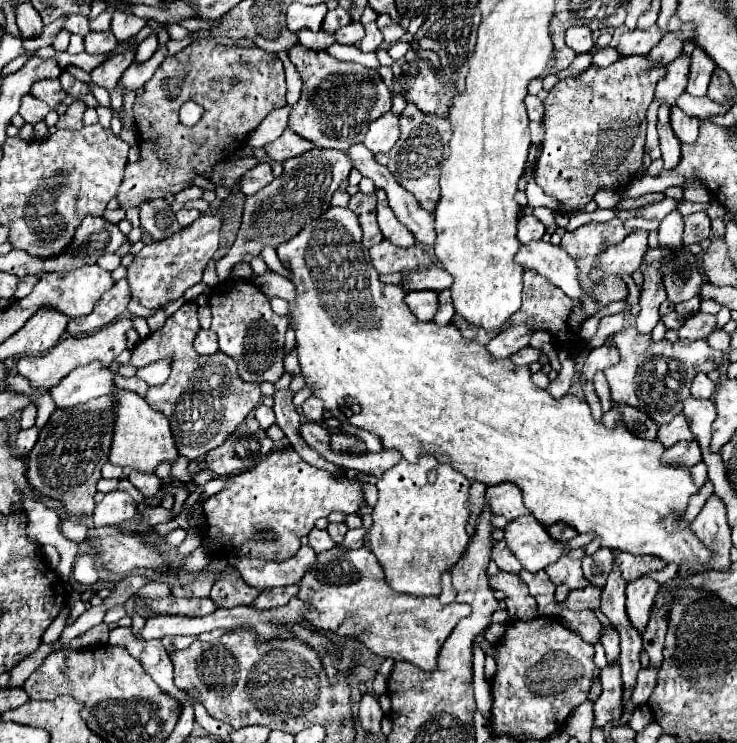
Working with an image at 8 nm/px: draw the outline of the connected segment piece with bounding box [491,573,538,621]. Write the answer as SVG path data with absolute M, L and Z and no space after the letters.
M497 573L491 577L491 587L505 593L505 605L510 619L533 619L538 616L536 600L529 595L527 585L519 575Z

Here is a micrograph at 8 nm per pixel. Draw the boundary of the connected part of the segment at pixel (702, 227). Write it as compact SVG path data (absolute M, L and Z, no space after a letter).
M693 213L685 217L685 231L683 231L683 245L701 243L703 239L711 237L711 221L705 213Z

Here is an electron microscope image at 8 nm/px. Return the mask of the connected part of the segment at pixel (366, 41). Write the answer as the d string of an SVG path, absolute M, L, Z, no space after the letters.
M367 23L365 25L365 37L357 43L357 47L361 51L377 51L377 47L383 43L383 35L381 31L377 29L375 23Z

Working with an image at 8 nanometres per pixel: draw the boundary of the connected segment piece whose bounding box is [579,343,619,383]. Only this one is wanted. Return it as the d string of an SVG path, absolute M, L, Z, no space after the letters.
M605 343L605 345L601 345L601 347L597 347L597 349L593 349L589 353L589 357L585 359L585 365L583 365L581 373L579 373L579 379L585 381L585 383L593 381L597 371L603 371L603 369L611 367L617 361L619 361L617 349L613 349L613 345L609 345L609 343Z

